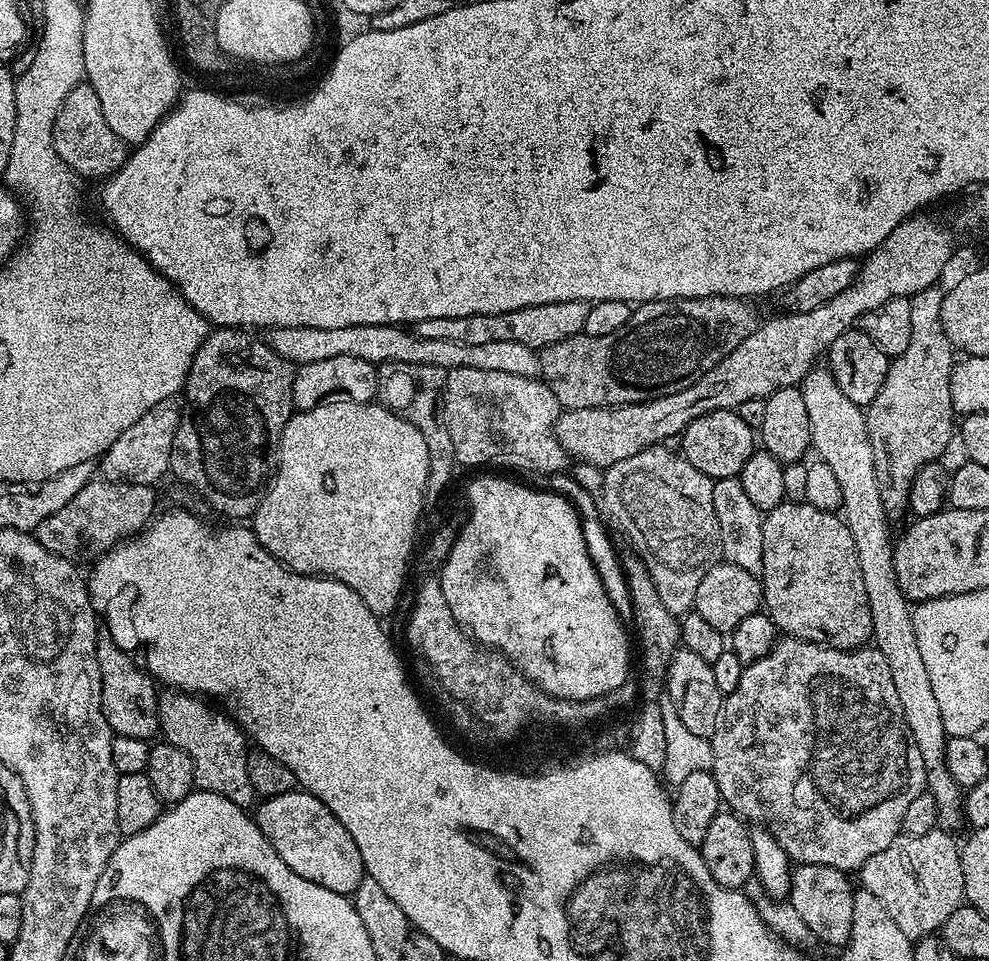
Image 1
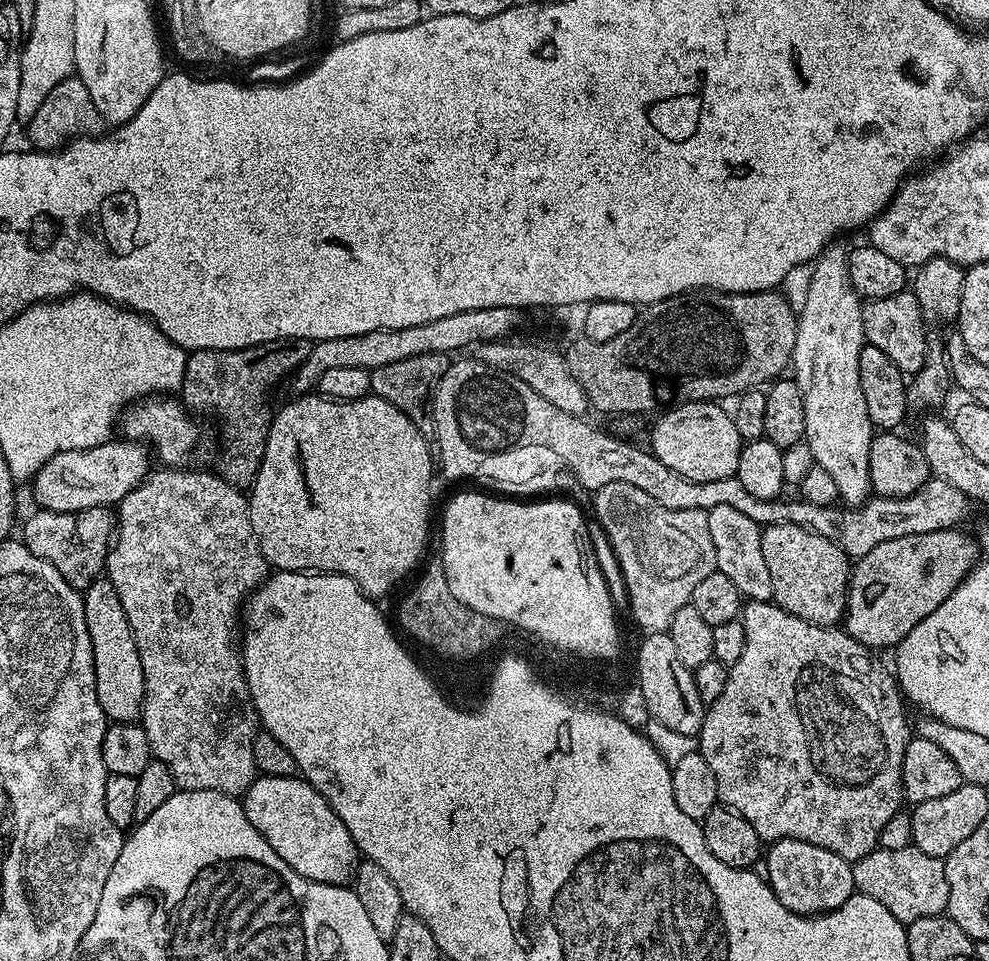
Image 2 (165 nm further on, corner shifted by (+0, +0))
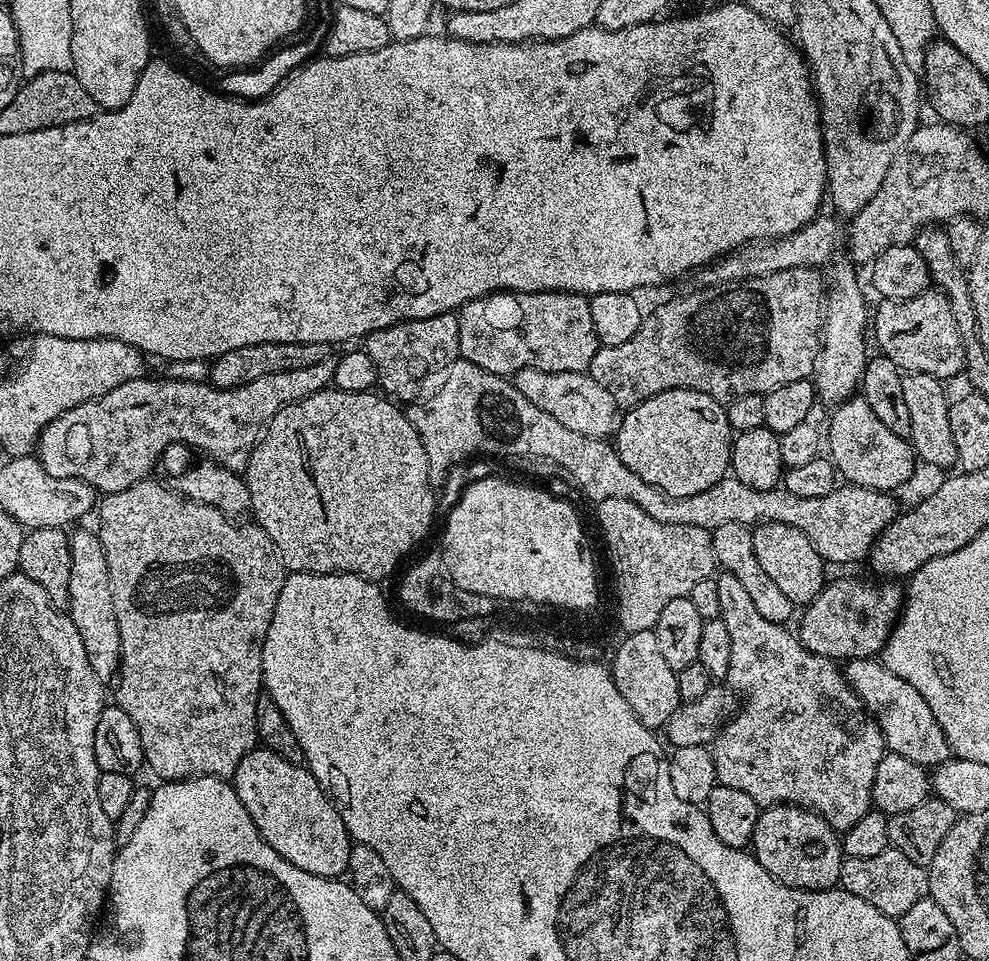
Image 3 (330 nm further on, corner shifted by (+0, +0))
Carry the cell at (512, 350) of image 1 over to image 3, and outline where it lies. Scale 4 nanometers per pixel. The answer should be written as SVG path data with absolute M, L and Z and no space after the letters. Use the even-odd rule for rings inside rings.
M522 369L511 377L513 386L534 402L538 410L546 410L550 418L562 422L562 426L574 430L574 434L603 440L613 435L618 424L618 405L594 378L585 372L547 373L544 370Z

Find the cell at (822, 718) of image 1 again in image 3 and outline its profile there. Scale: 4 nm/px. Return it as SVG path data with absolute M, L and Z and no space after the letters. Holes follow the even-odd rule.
M721 571L715 581L722 618L730 633L730 670L726 684L737 697L744 699L741 704L739 701L734 715L720 729L710 748L717 784L734 786L734 790L750 794L762 806L793 804L808 808L817 812L838 834L848 832L872 808L874 774L886 751L882 730L848 685L837 661L806 650L791 627L762 618L734 574Z

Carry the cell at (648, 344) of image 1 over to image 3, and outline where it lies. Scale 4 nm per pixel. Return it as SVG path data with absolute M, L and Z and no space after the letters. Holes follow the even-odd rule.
M791 268L790 270L778 270L778 274L766 274L762 278L750 278L741 280L731 286L704 286L701 292L690 292L686 296L678 296L674 300L668 300L665 304L660 304L651 313L645 315L644 321L640 323L638 334L634 338L622 342L622 346L601 346L594 354L593 361L590 362L587 373L614 398L614 402L621 409L627 410L636 404L641 404L646 398L654 394L662 394L666 390L675 388L689 388L698 390L702 394L710 394L721 402L733 400L735 396L759 392L767 394L770 390L778 390L778 386L786 386L786 382L798 382L809 379L816 371L816 355L820 352L820 333L822 331L822 317L824 315L824 297L826 295L826 280L817 269L814 268Z

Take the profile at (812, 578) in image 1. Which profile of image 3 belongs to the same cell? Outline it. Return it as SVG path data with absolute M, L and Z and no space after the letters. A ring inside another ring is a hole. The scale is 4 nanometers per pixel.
M758 524L751 529L752 541L754 542L754 554L762 570L774 581L774 586L790 598L793 606L806 606L824 589L826 577L824 568L826 562L810 546L810 538L802 534L802 530L794 530L794 526L785 524Z

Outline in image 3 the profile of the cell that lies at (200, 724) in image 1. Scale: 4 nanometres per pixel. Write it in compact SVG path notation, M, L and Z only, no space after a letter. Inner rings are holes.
M156 478L139 480L126 490L107 493L99 501L100 528L98 535L106 550L106 566L110 570L110 594L114 594L114 618L118 618L120 635L120 670L114 681L115 707L130 714L130 722L138 726L138 738L142 738L144 763L161 781L190 780L194 776L218 776L231 778L238 770L238 762L257 747L256 703L262 695L264 671L262 670L262 646L266 642L266 630L270 630L270 618L274 618L274 606L278 606L278 594L282 594L286 569L280 562L274 542L259 524L249 522L239 528L235 519L222 514L214 506L197 500L185 500L179 491L159 484Z

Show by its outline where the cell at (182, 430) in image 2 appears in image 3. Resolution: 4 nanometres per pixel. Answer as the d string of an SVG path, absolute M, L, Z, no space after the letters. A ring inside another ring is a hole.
M324 354L310 366L262 374L262 378L254 378L236 388L213 388L208 382L171 378L163 378L164 380L141 378L122 382L114 386L114 390L110 390L105 396L82 402L66 410L66 414L54 418L54 422L50 422L42 430L34 452L46 474L51 474L54 478L81 480L100 494L126 490L139 480L149 479L153 475L152 467L159 462L160 455L171 444L189 444L190 447L204 452L200 454L207 459L215 460L232 472L243 473L250 462L250 454L255 450L256 443L263 436L274 414L278 414L278 410L302 398L310 398L310 394L329 387L334 378L336 362L335 355Z

